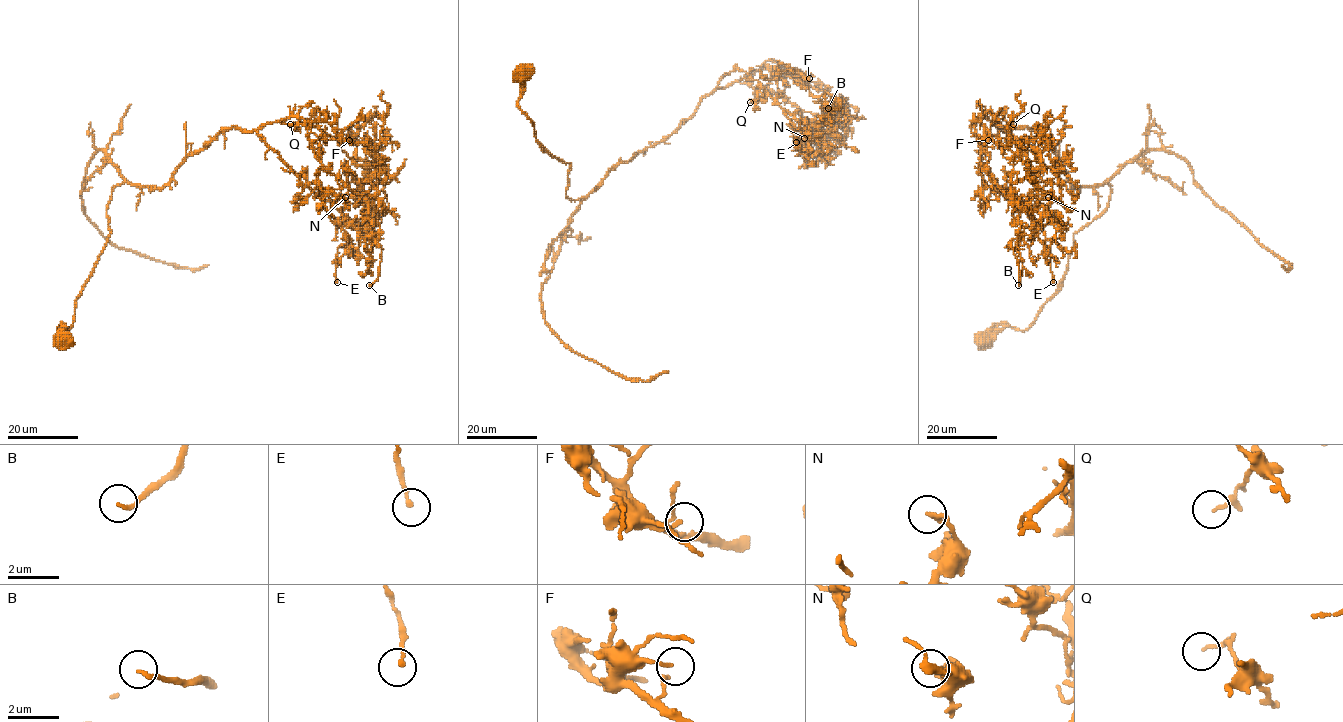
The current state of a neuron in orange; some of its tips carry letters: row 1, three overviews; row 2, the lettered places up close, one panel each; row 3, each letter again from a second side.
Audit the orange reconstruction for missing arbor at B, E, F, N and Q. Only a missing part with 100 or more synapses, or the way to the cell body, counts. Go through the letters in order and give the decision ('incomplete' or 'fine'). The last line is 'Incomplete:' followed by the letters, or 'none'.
B: fine
E: fine
F: fine
N: fine
Q: fine
Incomplete: none

